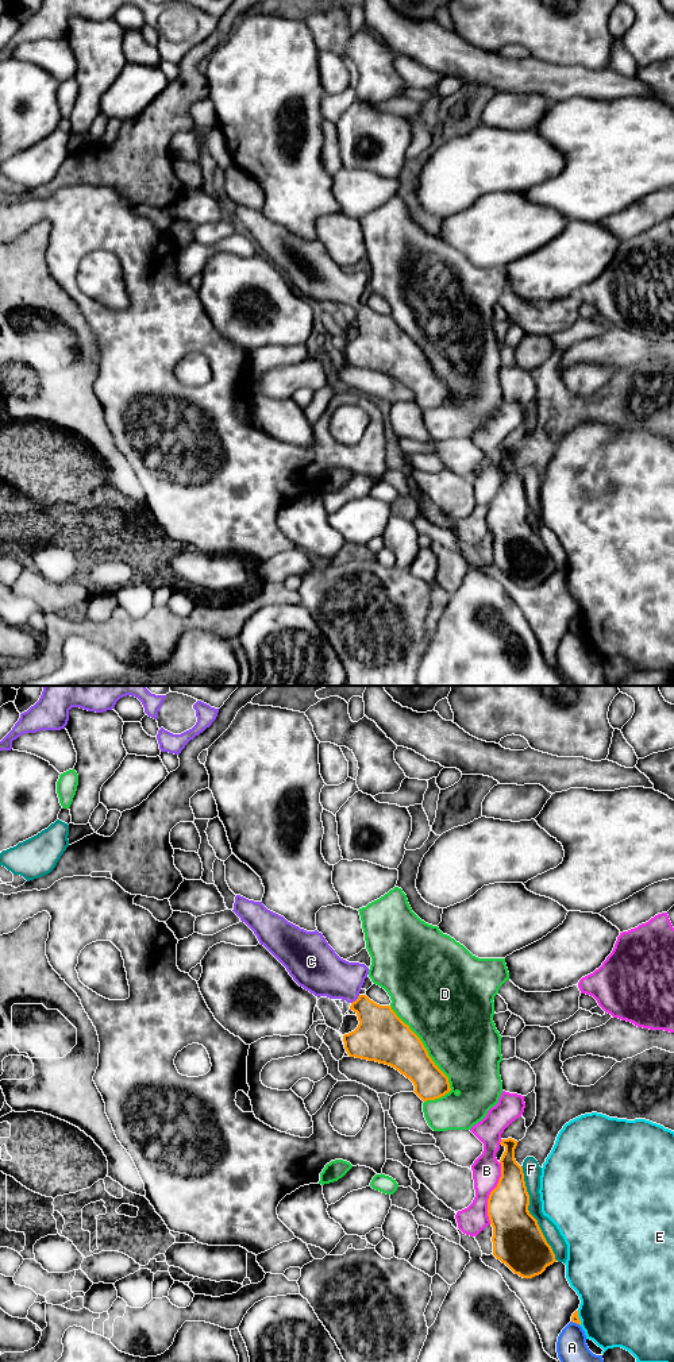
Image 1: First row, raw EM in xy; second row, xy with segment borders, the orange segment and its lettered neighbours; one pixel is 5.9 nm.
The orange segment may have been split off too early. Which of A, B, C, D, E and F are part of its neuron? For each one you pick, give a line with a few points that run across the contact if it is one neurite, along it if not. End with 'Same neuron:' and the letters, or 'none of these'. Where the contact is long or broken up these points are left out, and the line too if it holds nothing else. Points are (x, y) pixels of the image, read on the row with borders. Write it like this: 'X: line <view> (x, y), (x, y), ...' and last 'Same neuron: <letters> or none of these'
C: line xy (380, 1034), (378, 1025), (357, 999), (335, 977), (324, 973)
Same neuron: C

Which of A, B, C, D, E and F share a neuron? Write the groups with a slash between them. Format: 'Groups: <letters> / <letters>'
Groups: A / B / C / D / E / F

